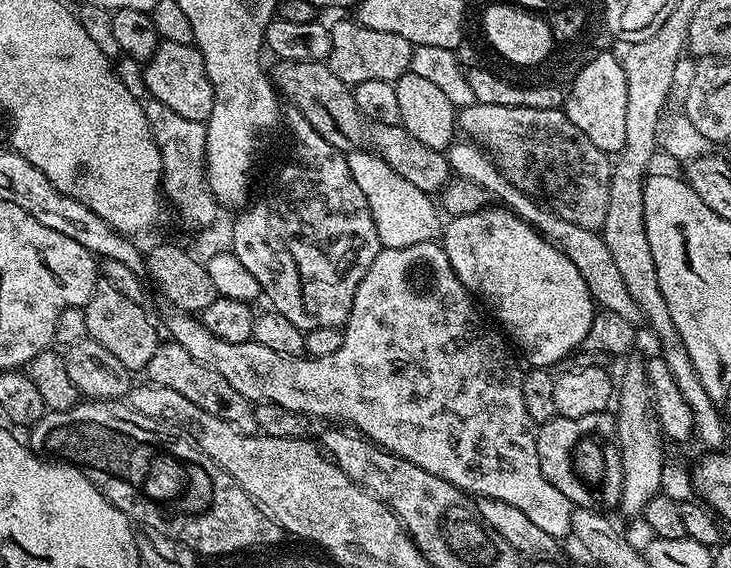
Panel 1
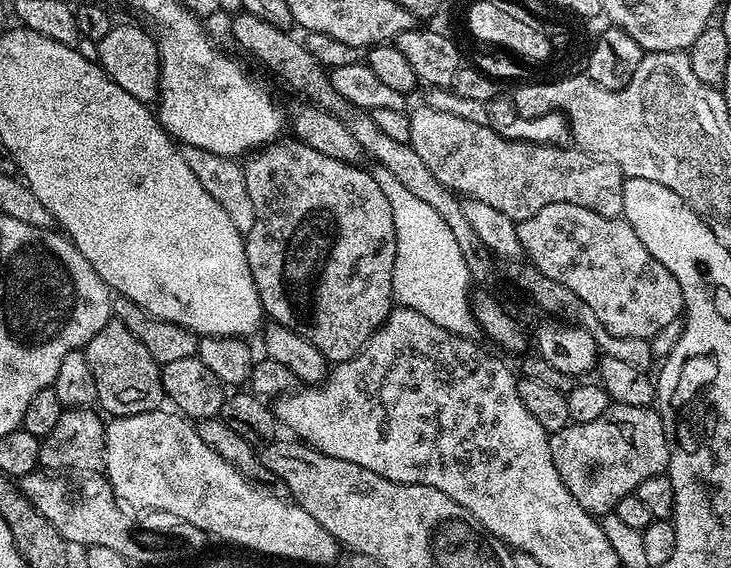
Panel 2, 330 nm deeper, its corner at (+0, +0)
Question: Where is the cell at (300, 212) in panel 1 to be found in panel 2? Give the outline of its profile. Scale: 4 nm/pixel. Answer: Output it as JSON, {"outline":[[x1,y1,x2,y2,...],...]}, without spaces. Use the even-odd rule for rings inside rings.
{"outline":[[297,138,273,140,263,148,253,151,243,161,242,167,246,178,246,190,250,190,250,202,254,202,254,226,250,226,250,230,244,236,244,249,256,289,260,294,260,304,263,305,265,313,275,323,286,326,291,332,297,332,302,338,306,338,306,342,314,345,325,360,339,362,354,358,365,348,372,335,384,325,394,307,392,275,396,257,396,235,390,202,386,202,386,194,382,194,382,186,374,182,371,171,367,167,364,169,360,164,347,164,338,158,330,158,330,154,322,154]]}

